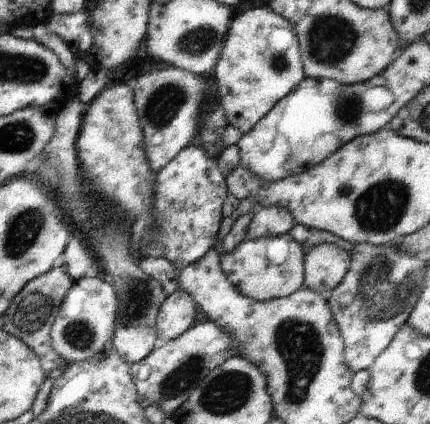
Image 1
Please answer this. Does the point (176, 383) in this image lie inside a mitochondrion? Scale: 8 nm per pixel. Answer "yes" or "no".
yes

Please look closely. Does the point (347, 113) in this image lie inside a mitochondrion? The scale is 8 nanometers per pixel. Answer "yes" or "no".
yes

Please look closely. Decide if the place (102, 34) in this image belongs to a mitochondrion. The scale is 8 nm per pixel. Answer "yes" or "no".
no

